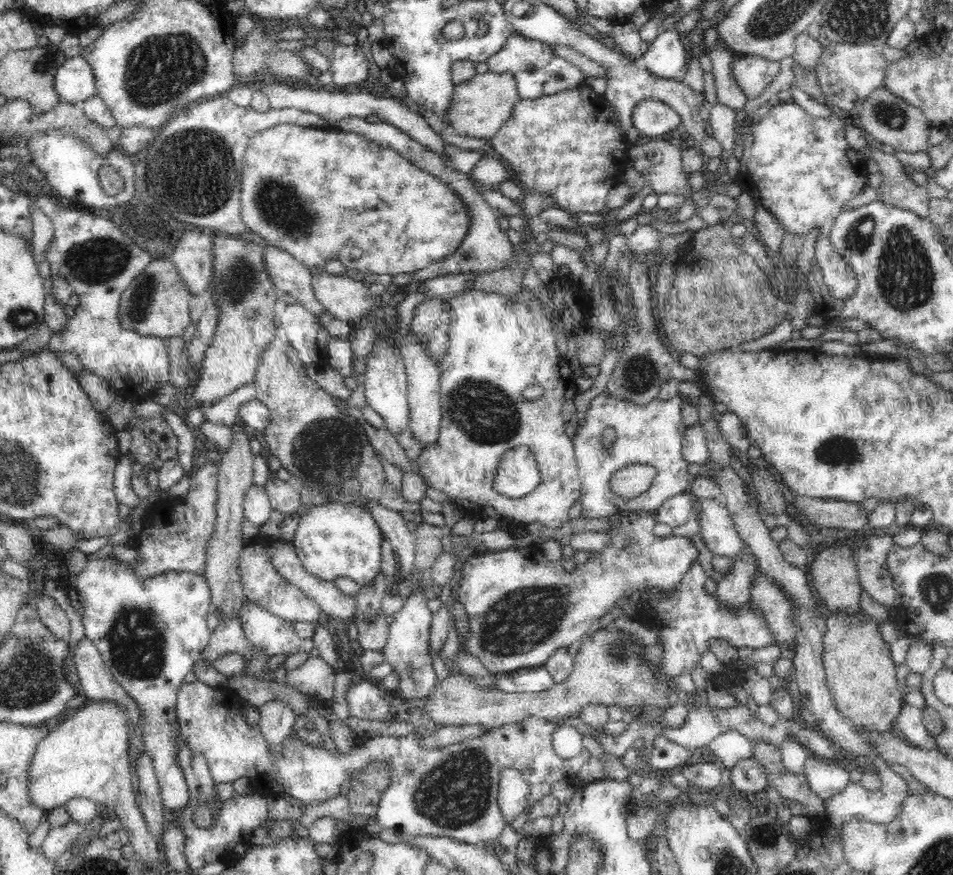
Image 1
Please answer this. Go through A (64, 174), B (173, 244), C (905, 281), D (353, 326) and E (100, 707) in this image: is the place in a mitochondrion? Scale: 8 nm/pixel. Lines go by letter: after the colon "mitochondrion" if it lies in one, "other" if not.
A: other
B: other
C: mitochondrion
D: other
E: other

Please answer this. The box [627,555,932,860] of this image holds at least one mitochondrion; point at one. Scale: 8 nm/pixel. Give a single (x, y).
(765, 837)

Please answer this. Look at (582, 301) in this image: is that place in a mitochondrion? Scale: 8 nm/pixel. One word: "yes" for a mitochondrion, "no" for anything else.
no

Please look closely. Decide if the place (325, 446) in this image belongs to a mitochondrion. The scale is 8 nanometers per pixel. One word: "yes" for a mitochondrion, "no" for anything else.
yes

